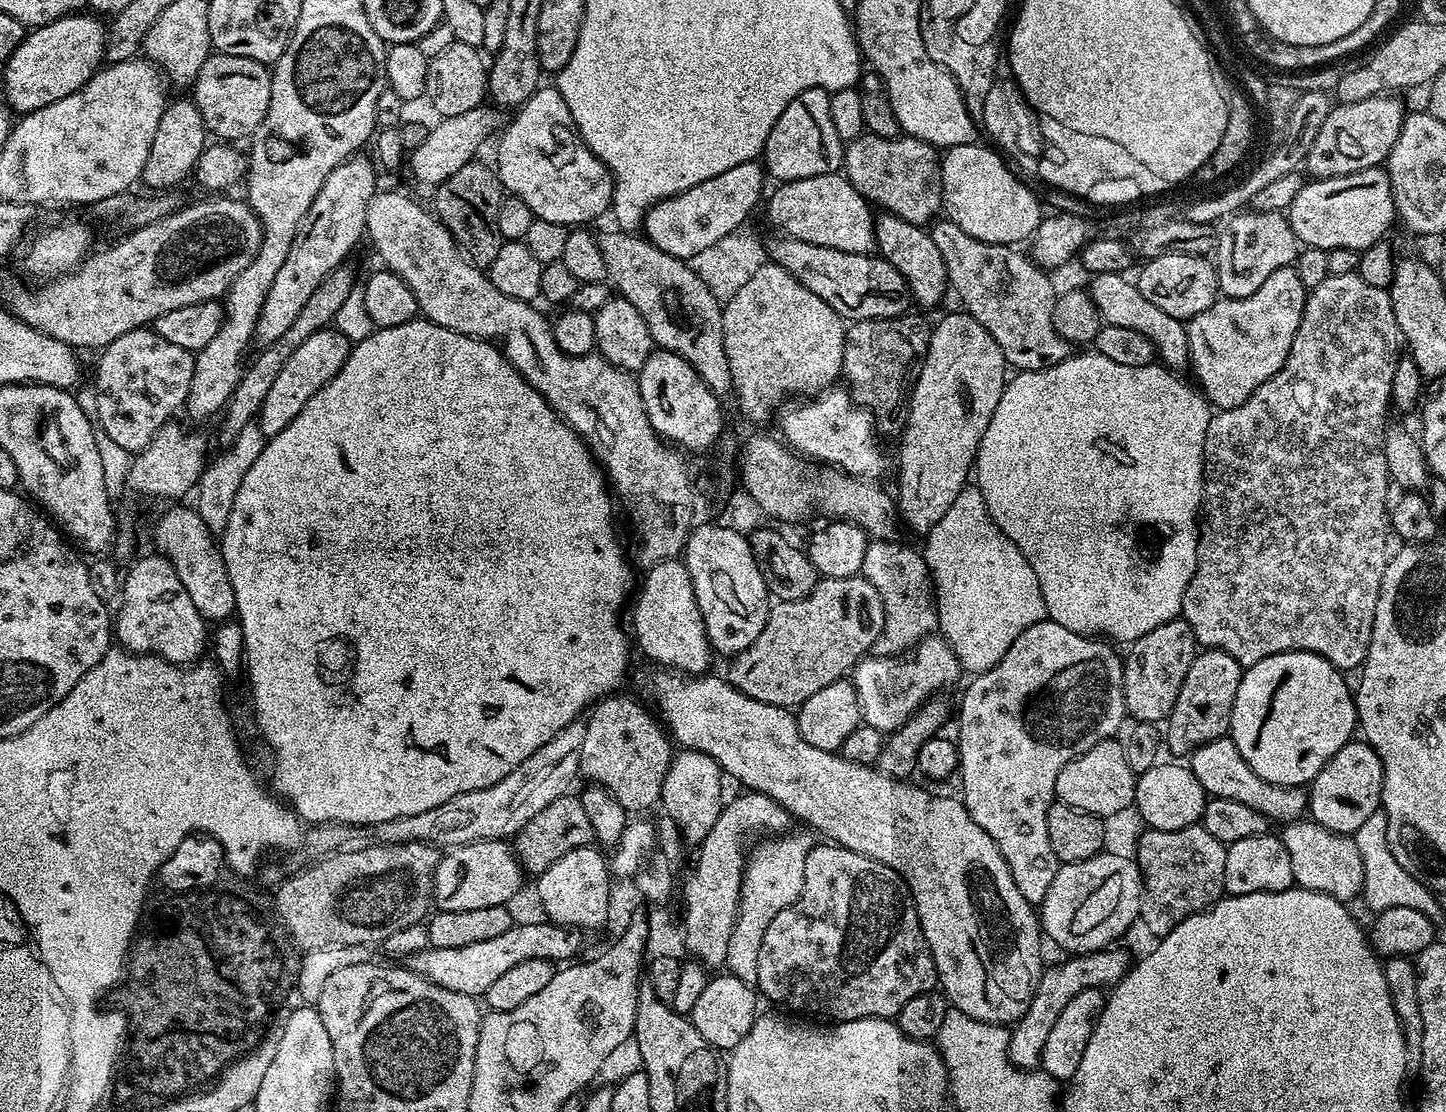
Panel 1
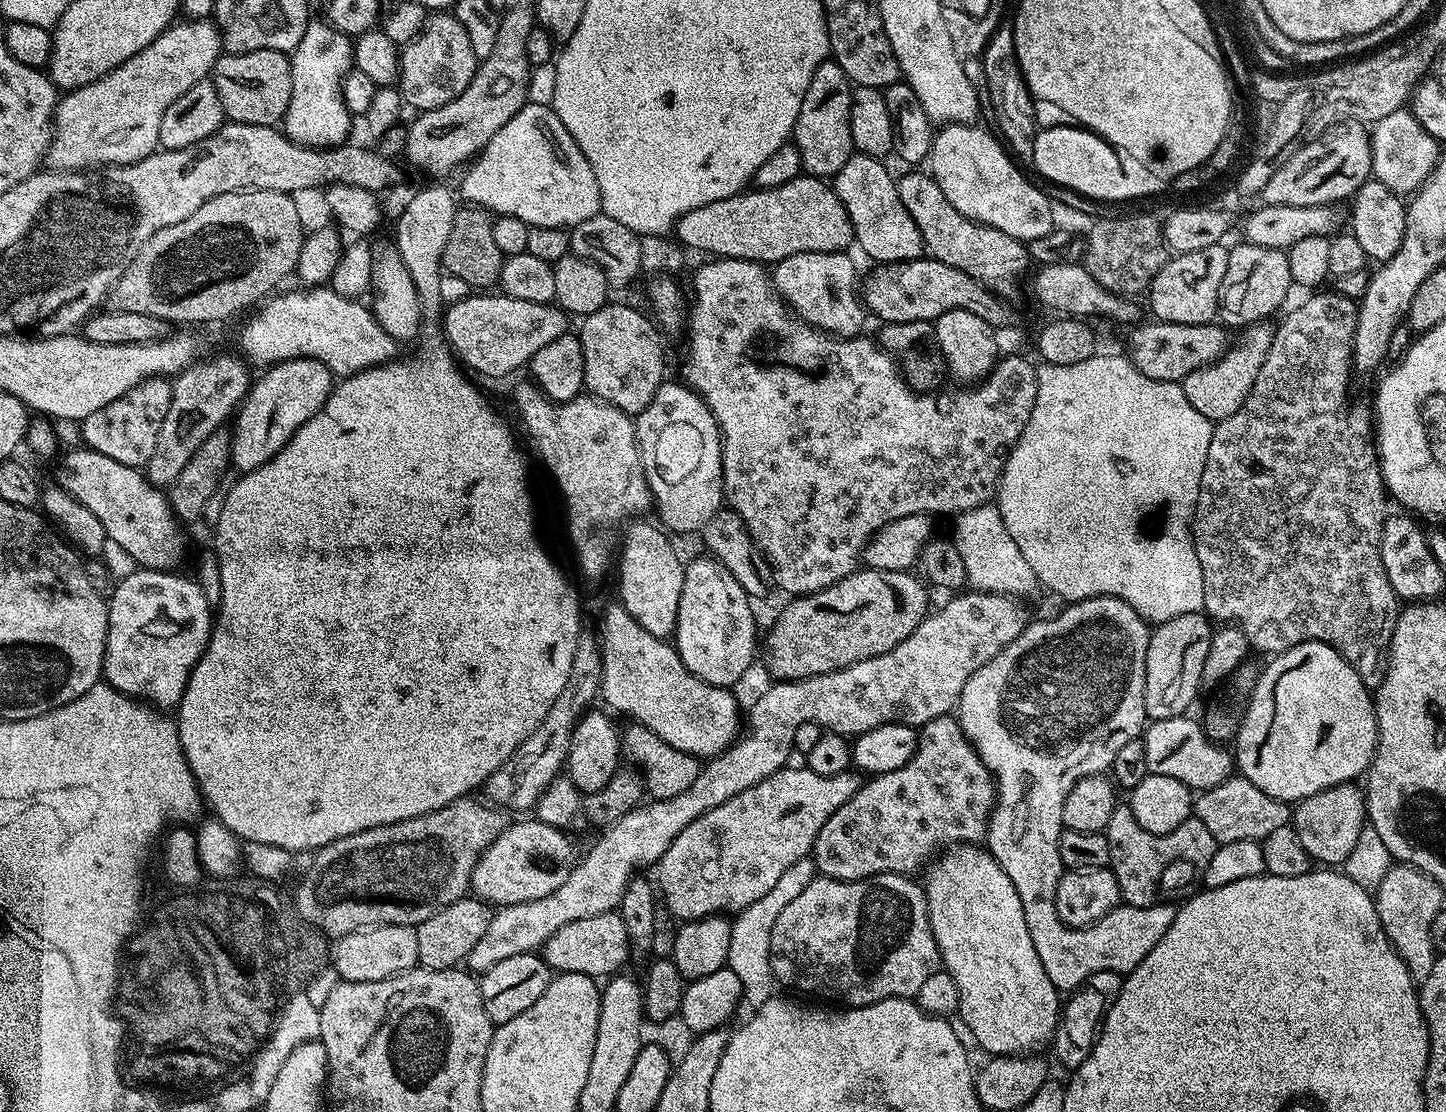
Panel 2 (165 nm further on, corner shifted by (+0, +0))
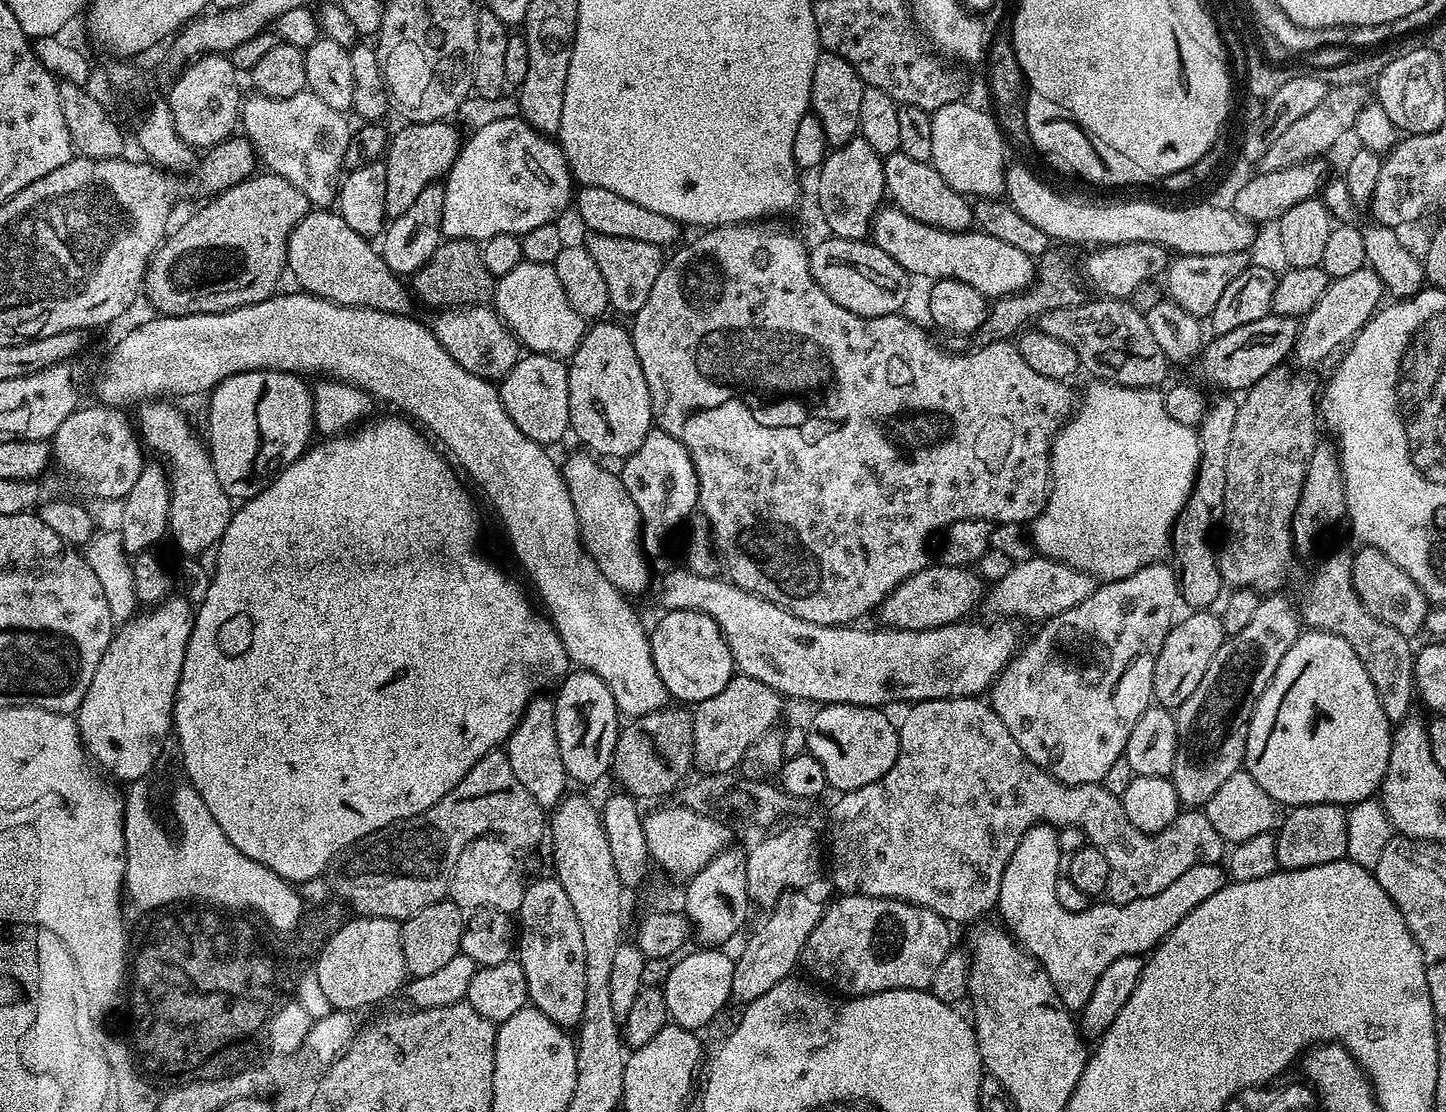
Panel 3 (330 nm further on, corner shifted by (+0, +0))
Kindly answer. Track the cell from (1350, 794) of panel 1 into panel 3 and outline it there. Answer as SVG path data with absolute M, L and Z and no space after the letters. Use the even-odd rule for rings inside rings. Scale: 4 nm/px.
M1302 804L1285 815L1276 838L1276 862L1284 870L1302 870L1343 860L1346 850L1347 811L1338 804Z

